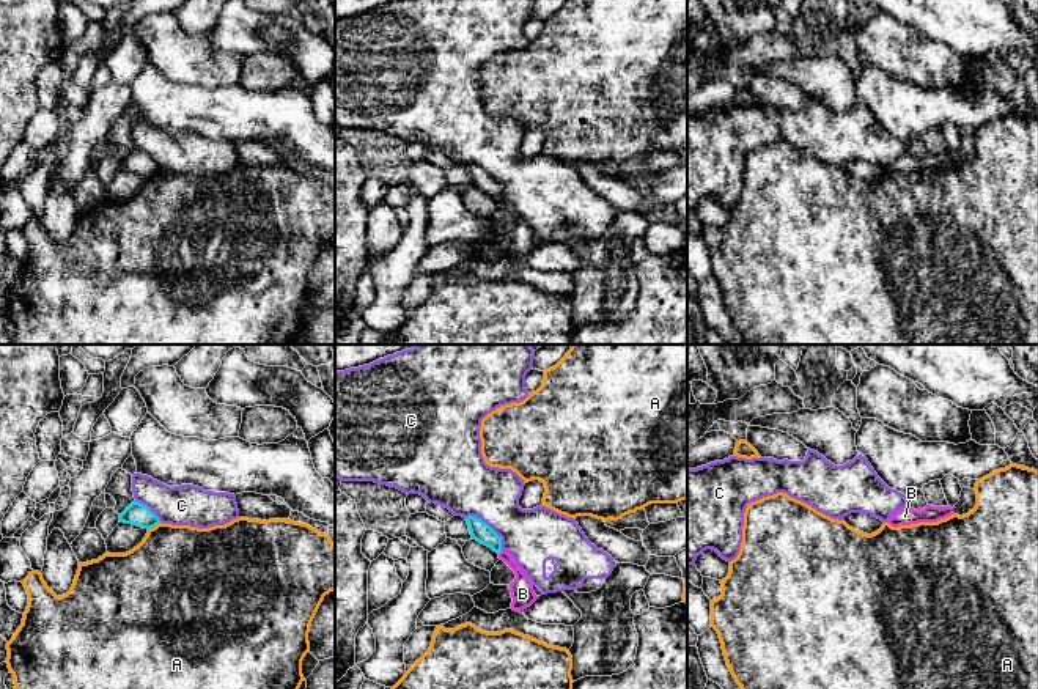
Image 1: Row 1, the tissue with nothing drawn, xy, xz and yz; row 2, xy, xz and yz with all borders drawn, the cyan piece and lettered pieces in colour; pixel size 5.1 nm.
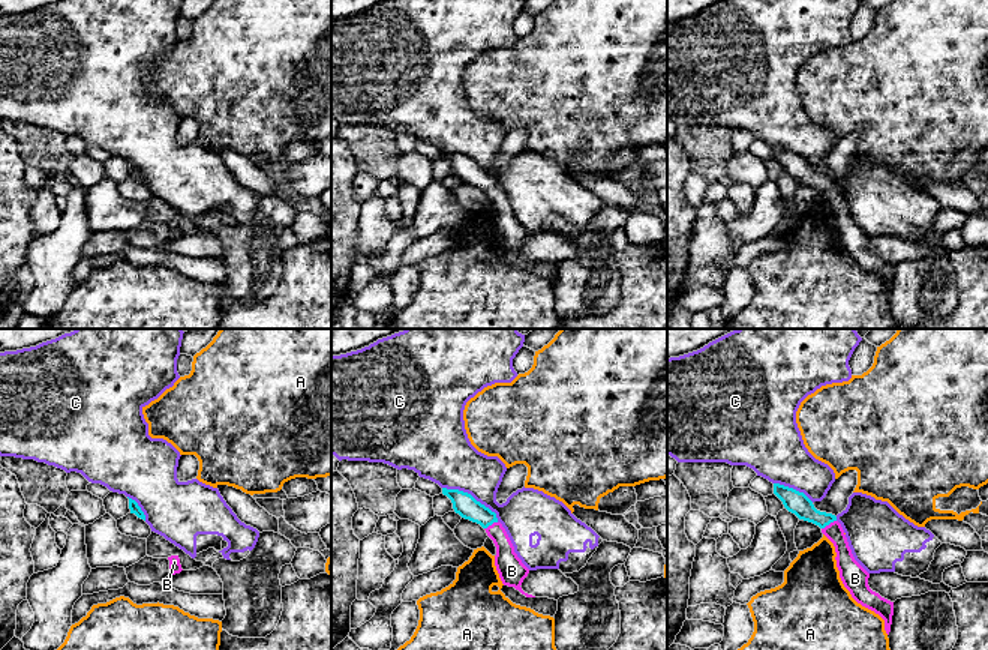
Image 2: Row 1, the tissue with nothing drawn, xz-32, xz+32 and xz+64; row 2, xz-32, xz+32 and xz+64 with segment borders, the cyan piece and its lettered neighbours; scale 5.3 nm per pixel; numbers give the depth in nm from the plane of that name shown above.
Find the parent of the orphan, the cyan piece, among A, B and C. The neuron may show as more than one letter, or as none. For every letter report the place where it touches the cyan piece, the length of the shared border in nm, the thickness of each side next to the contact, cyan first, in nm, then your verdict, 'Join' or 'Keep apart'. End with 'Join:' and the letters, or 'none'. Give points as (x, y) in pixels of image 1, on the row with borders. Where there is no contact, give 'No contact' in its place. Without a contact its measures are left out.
A: Touches cyan at xy (154, 526). Shared border 80 nm. Thickness 120 nm (cyan) against 460 nm. Keep apart
B: No contact. Join
C: Touches cyan at xz (489, 527). Shared border 260 nm. Thickness 100 nm (cyan) against 300 nm. Keep apart
Join: B

